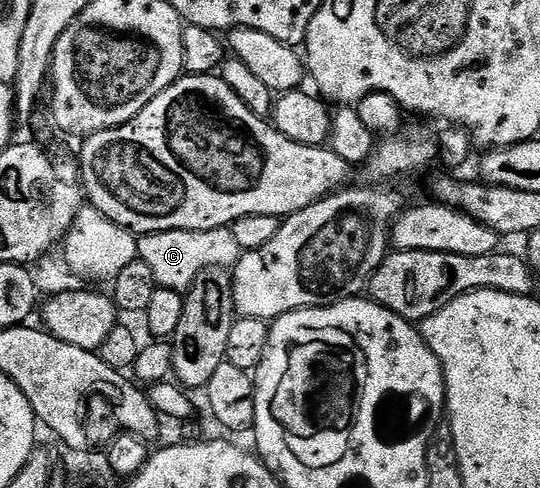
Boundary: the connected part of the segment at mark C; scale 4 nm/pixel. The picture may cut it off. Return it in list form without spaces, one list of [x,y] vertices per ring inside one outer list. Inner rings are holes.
[[[232,229],[170,230],[167,233],[146,234],[139,238],[138,259],[149,265],[158,287],[185,292],[190,289],[201,271],[231,268],[239,261],[239,248]]]

